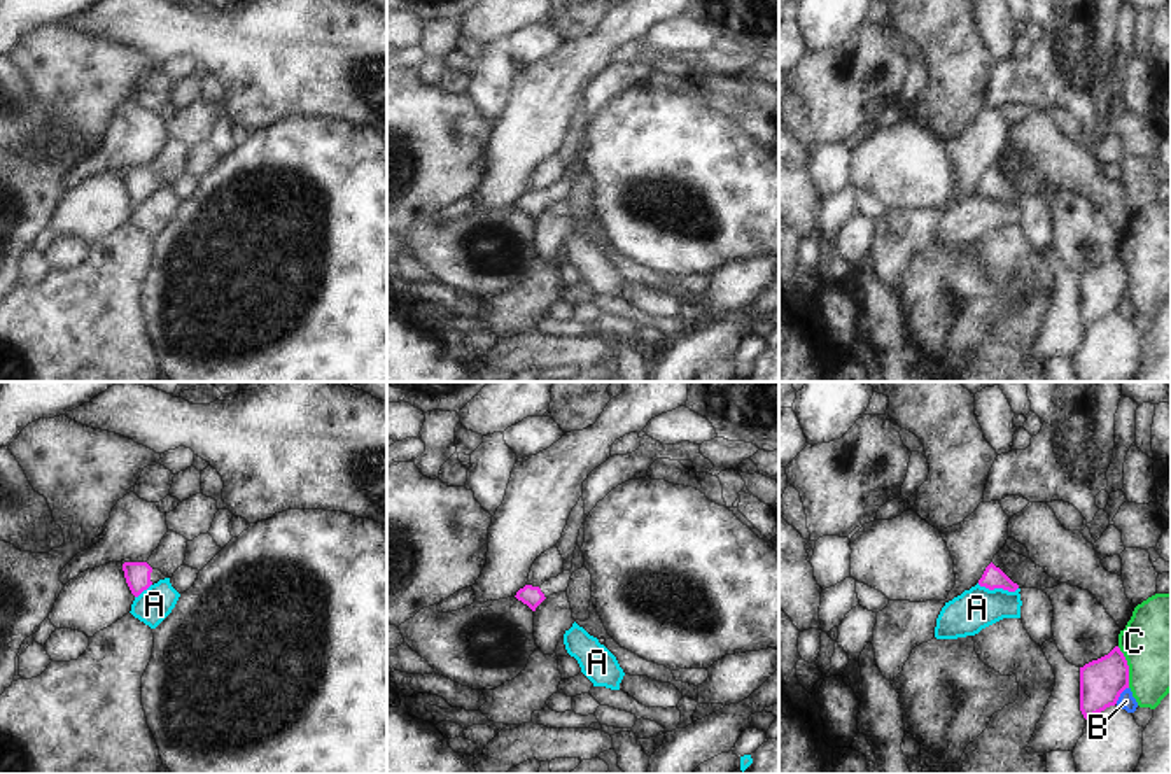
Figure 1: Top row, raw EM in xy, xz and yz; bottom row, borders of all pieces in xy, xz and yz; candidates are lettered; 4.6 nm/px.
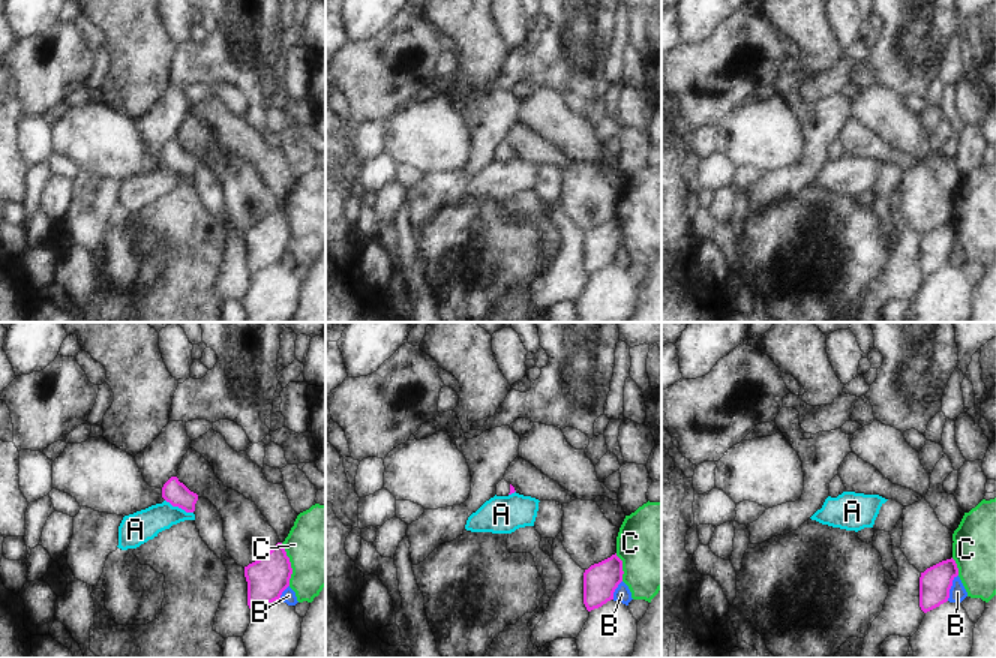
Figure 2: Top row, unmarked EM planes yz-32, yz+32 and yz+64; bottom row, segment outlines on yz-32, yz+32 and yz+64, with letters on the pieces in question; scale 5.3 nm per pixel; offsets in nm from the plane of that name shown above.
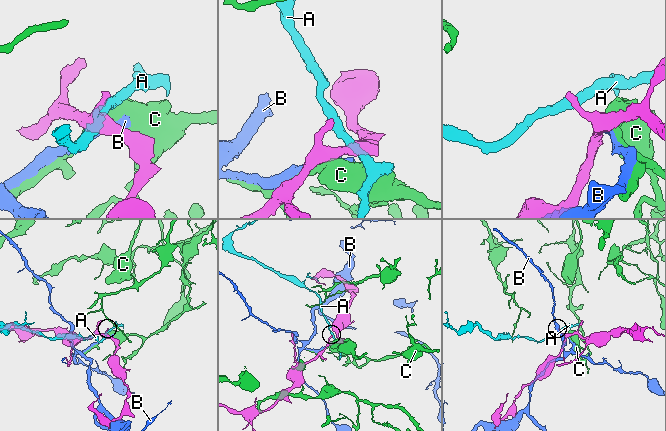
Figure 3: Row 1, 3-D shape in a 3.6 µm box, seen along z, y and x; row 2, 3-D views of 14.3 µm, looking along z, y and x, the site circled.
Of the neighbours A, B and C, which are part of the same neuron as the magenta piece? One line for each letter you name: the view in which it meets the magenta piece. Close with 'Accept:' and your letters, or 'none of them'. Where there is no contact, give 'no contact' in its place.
Accept: none of them

